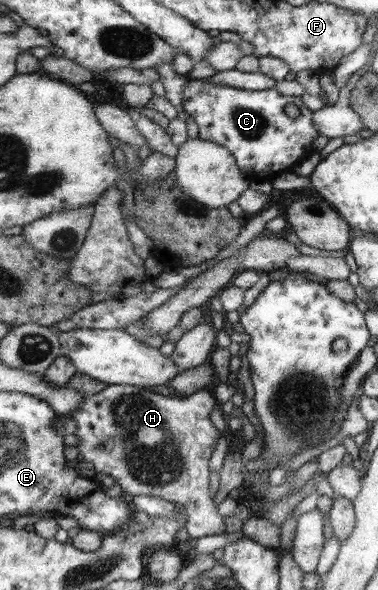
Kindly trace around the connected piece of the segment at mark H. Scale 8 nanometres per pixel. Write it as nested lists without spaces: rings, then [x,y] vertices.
[[[130,385],[107,386],[103,391],[87,395],[77,407],[77,411],[69,417],[76,423],[74,435],[78,439],[75,447],[79,452],[79,460],[88,461],[94,466],[95,473],[110,475],[122,487],[124,494],[149,495],[162,497],[164,501],[176,503],[187,509],[188,523],[184,529],[192,540],[208,535],[225,533],[225,521],[212,503],[212,493],[208,487],[208,459],[216,447],[220,437],[218,429],[210,421],[210,411],[216,407],[211,393],[199,390],[186,397],[166,397],[152,393],[149,389]]]

